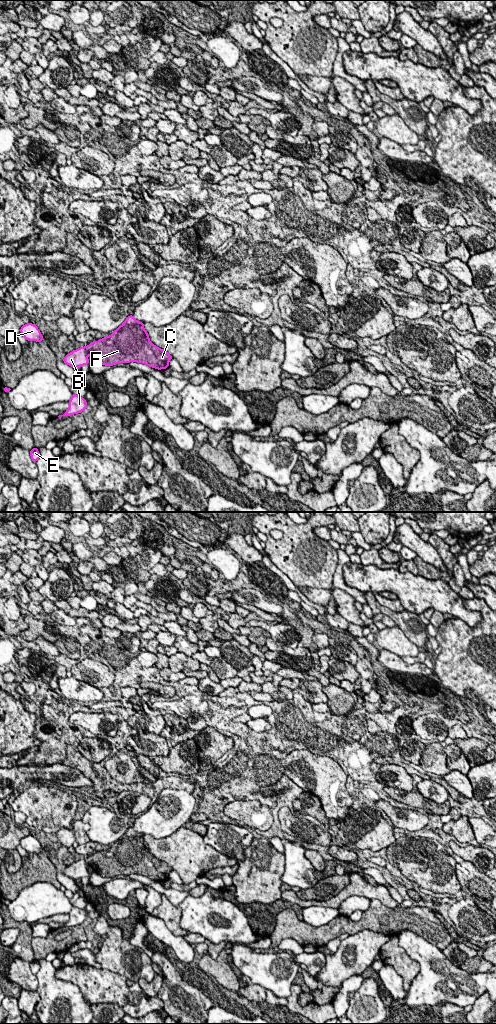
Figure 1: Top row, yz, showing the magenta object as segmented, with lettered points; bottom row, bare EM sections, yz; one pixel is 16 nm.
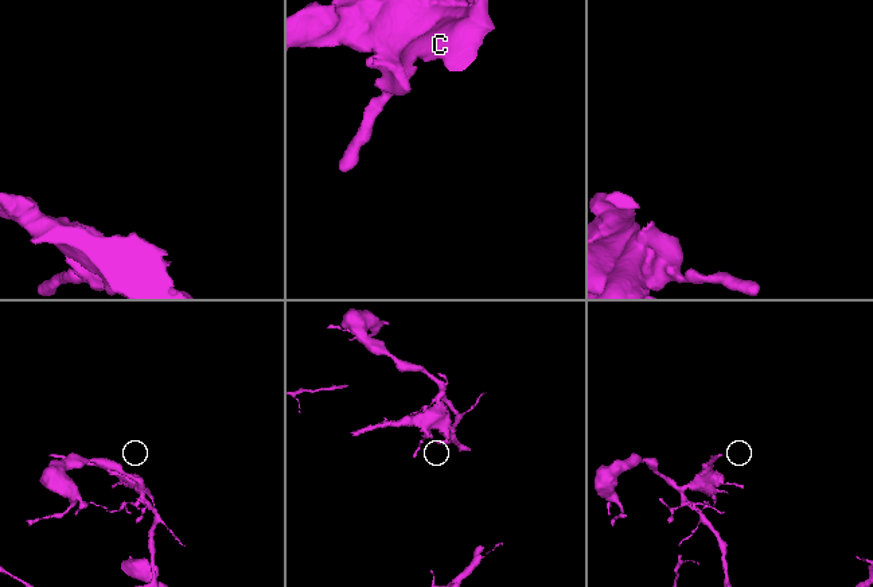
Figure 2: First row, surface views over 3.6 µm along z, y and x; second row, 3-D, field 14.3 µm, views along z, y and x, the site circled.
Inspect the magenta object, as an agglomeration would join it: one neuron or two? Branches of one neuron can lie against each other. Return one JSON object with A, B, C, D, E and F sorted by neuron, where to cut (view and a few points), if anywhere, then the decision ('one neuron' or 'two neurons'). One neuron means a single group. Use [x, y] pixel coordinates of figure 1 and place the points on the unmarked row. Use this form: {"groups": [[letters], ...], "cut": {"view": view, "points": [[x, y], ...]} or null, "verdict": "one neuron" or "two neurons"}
{"groups": [["A", "B", "D", "E"], ["C", "F"]], "cut": {"view": "yz", "points": [[86, 858], [88, 865]]}, "verdict": "two neurons"}

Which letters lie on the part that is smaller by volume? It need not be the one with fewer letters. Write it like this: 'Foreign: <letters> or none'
Foreign: C, F

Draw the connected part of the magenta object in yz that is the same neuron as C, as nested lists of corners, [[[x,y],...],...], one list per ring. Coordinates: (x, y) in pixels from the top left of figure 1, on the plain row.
[[[129,827],[110,848],[94,852],[87,858],[88,866],[104,878],[137,874],[161,882],[173,871],[166,862],[154,857],[144,835]]]

